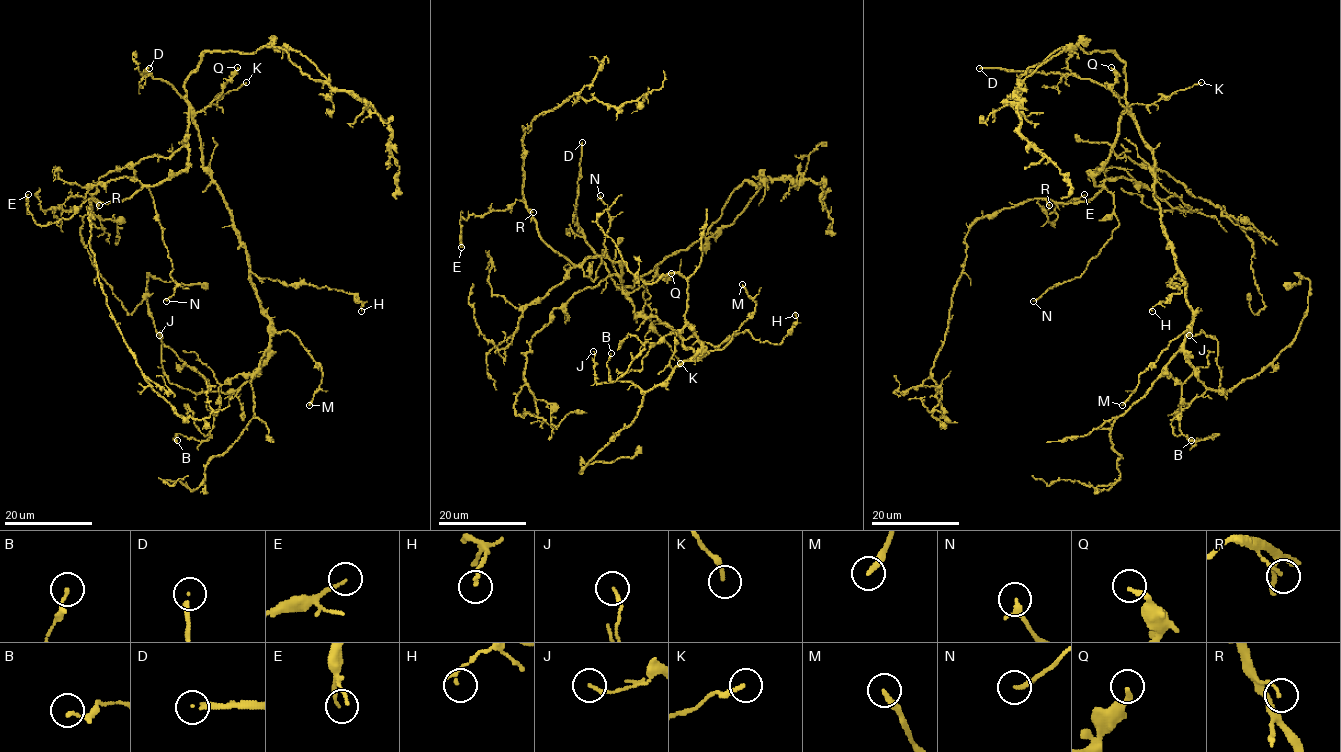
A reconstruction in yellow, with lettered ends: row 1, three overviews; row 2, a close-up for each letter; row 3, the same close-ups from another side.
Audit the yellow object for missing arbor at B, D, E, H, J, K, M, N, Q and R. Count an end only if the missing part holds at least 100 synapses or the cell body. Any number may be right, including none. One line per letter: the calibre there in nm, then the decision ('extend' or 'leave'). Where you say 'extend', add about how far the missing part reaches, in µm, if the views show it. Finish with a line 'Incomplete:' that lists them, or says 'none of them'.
B: 160 nm thick; leave
D: 180 nm thick; extend; about 120 µm are missing
E: 130 nm thick; leave
H: 140 nm thick; leave
J: 140 nm thick; leave
K: 170 nm thick; leave
M: 200 nm thick; leave
N: 220 nm thick; leave
Q: 190 nm thick; leave
R: 100 nm thick; leave
Incomplete: D

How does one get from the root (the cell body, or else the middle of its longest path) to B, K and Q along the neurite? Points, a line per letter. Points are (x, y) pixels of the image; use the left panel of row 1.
B: (191, 116), (202, 168), (245, 247), (270, 346), (251, 374), (219, 387), (211, 436), (177, 440)
K: (191, 116), (211, 107), (210, 103), (218, 104), (218, 99), (246, 82)
Q: (191, 116), (223, 91), (223, 85), (237, 67)

